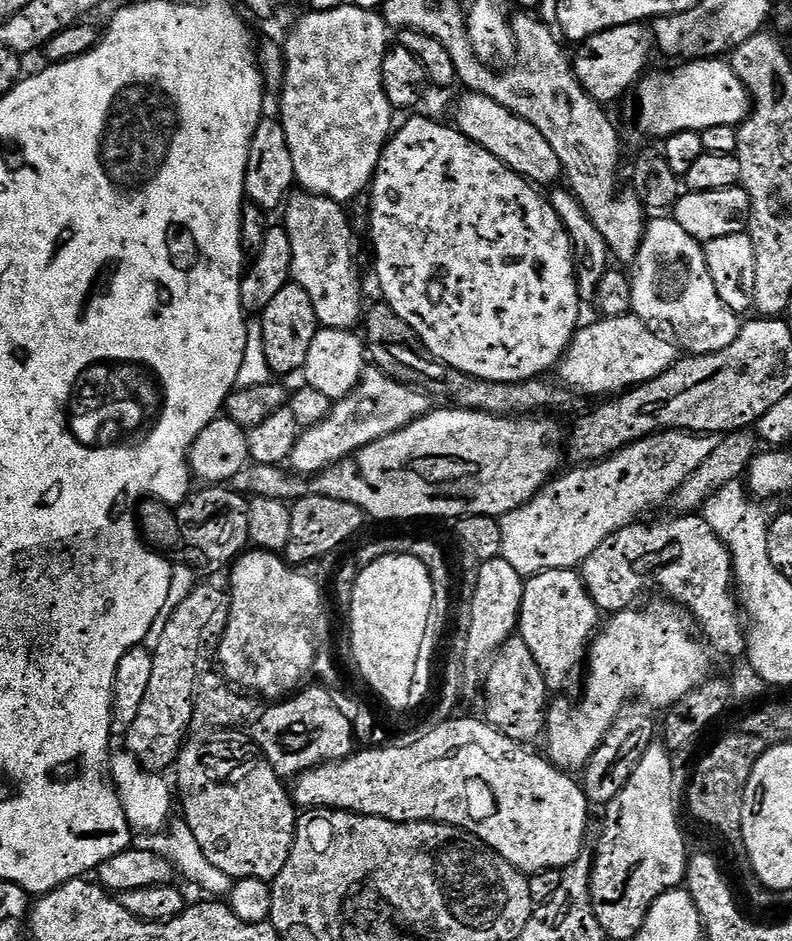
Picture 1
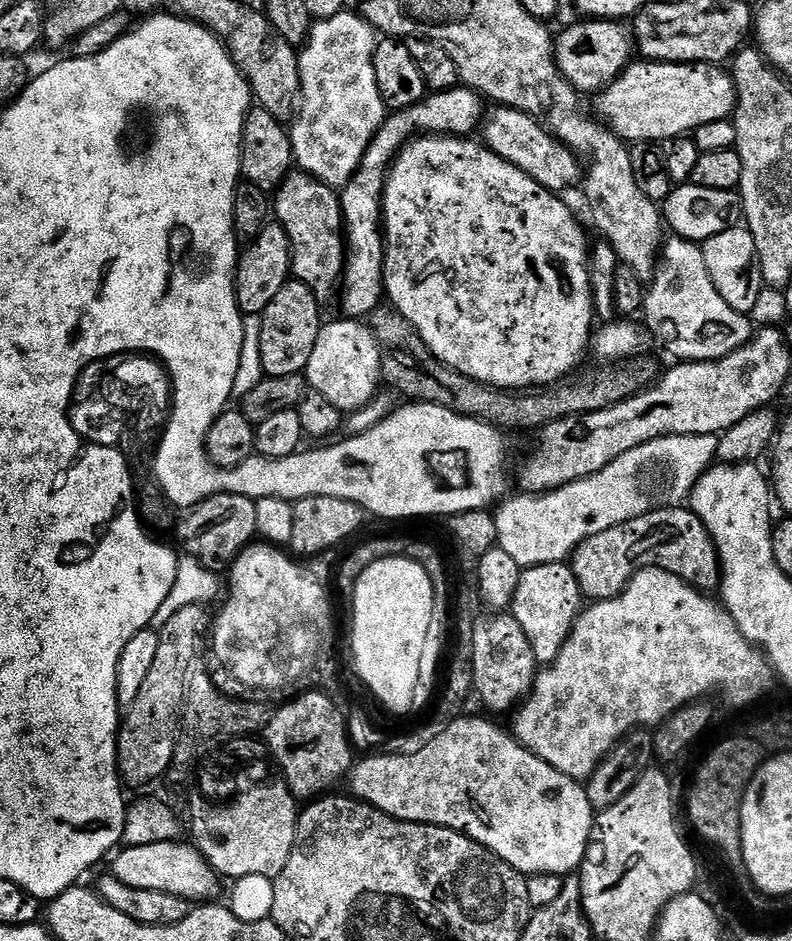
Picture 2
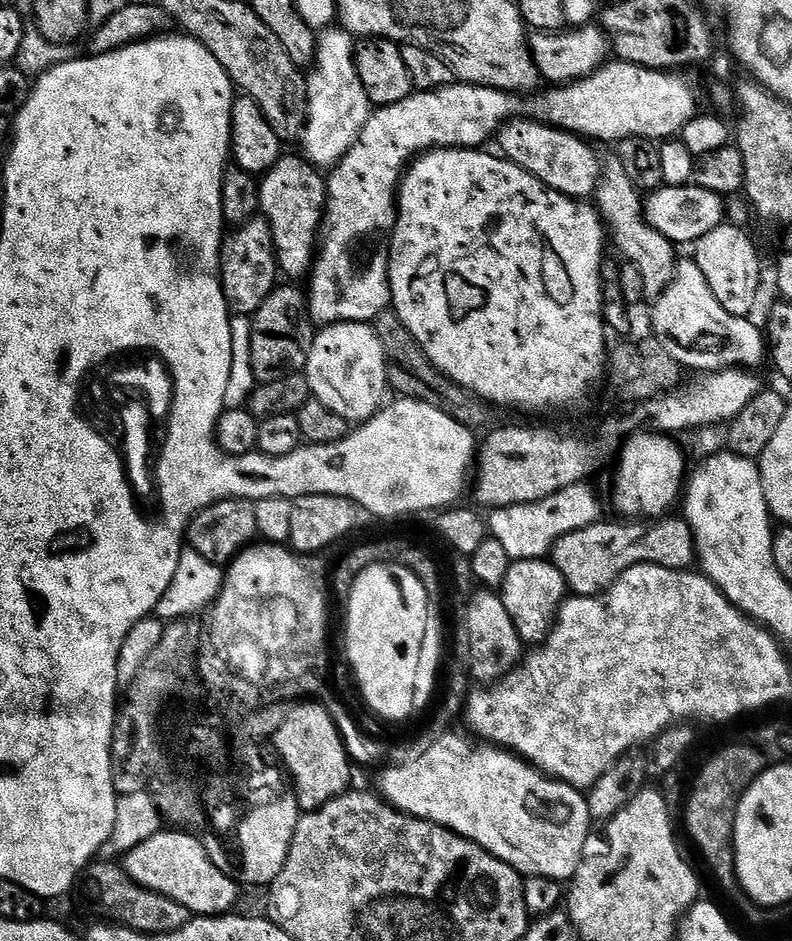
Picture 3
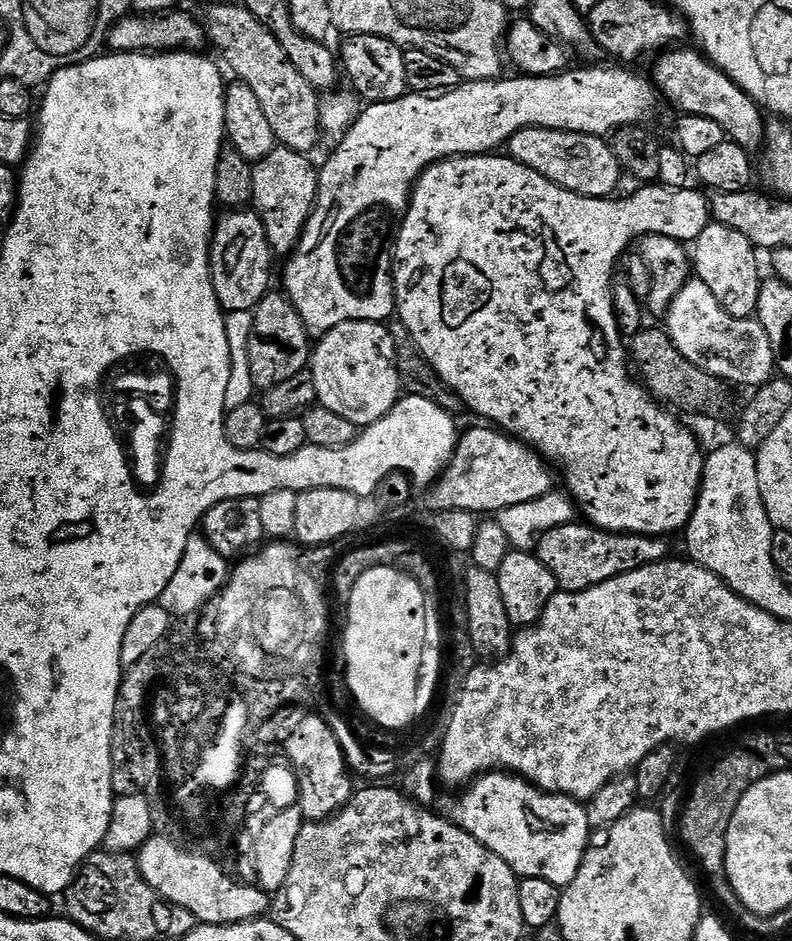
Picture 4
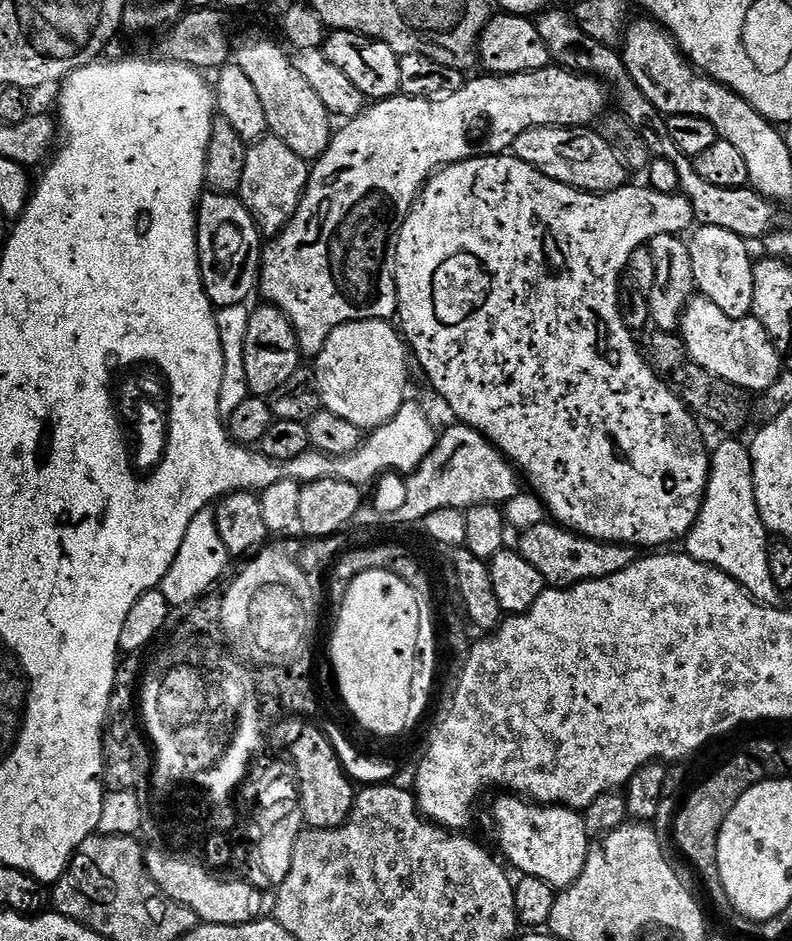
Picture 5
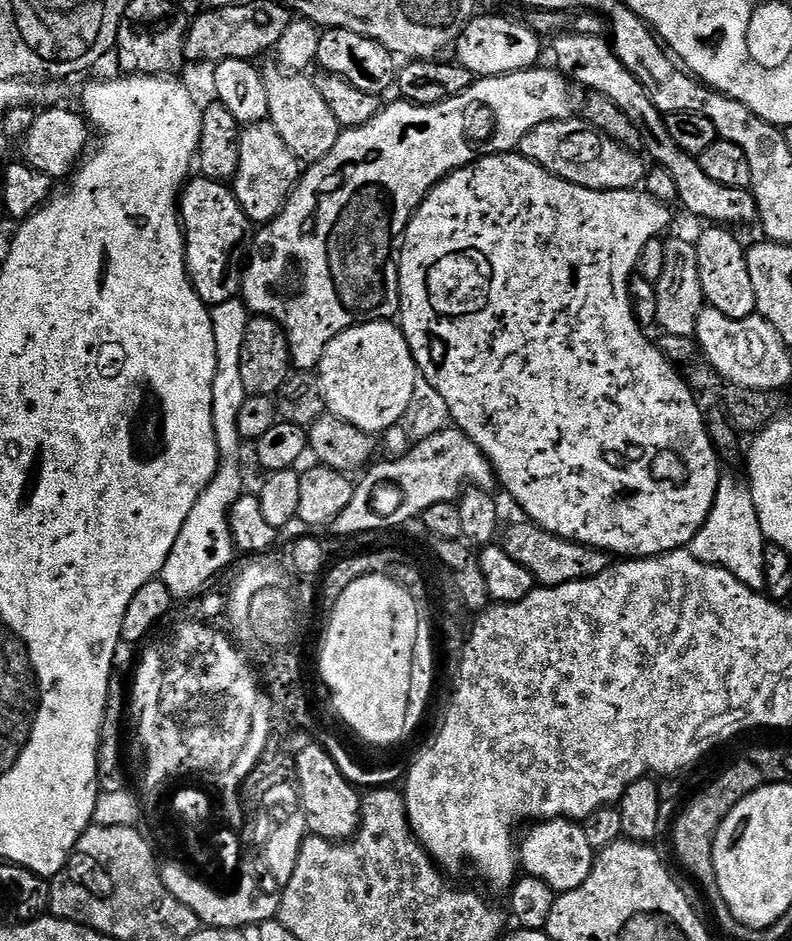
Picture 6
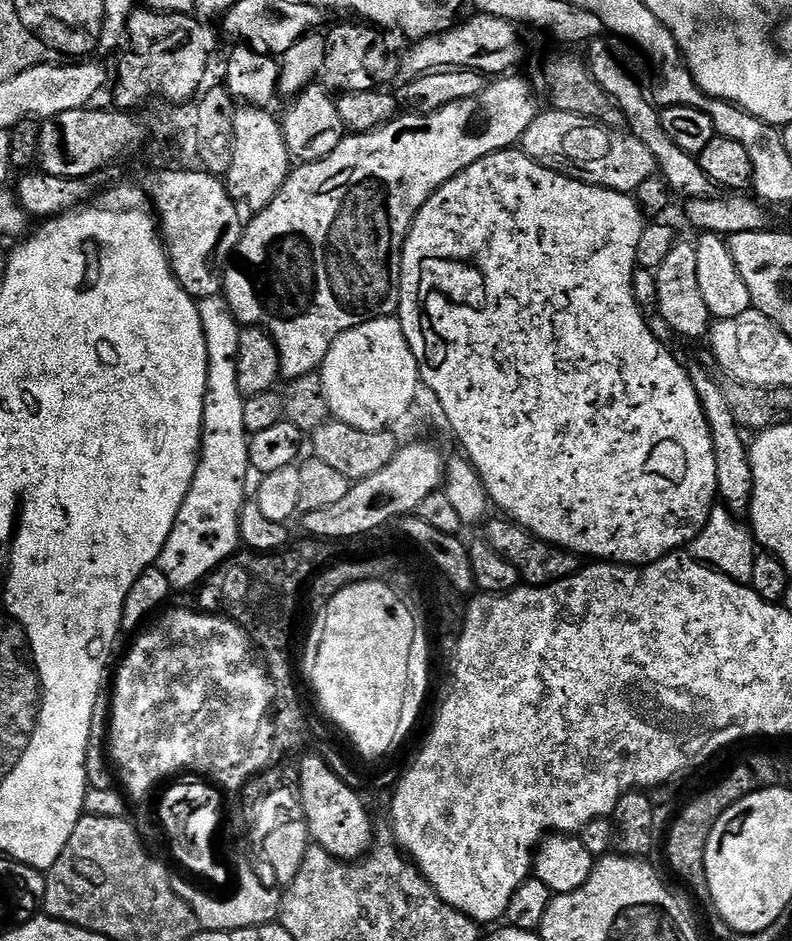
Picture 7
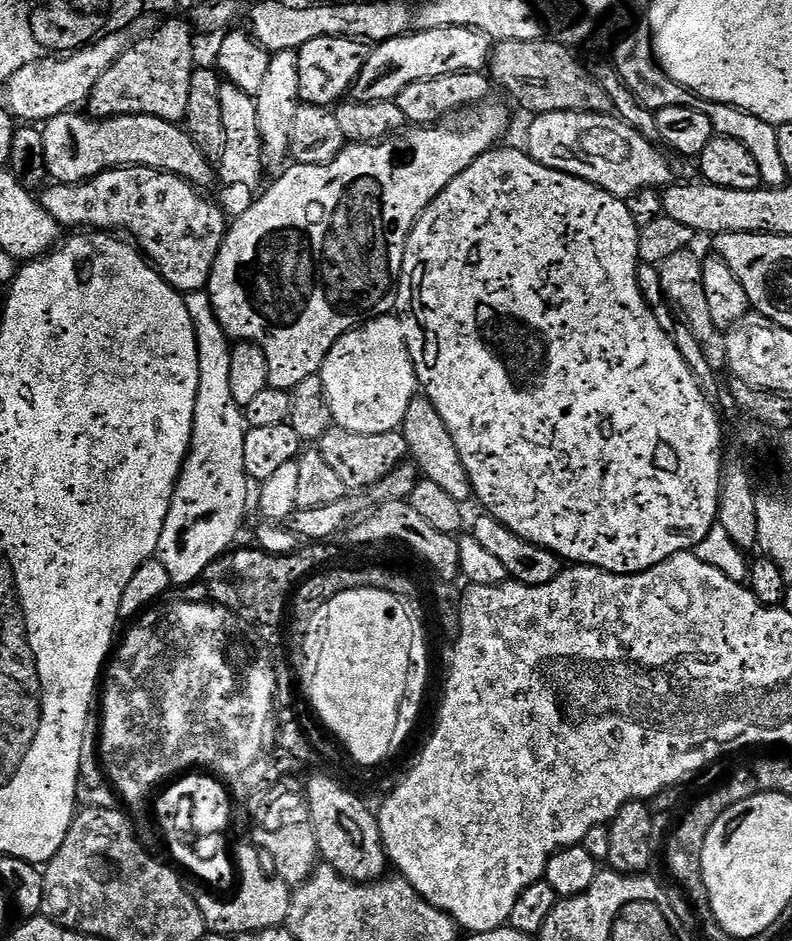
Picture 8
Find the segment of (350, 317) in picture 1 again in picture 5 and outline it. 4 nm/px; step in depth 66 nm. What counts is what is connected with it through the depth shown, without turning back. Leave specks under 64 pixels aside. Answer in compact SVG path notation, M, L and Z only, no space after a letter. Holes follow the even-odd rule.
M274 135L257 140L246 151L246 170L242 173L242 186L238 199L250 210L254 222L265 237L276 236L294 218L304 197L310 175L309 161L304 160L286 142Z

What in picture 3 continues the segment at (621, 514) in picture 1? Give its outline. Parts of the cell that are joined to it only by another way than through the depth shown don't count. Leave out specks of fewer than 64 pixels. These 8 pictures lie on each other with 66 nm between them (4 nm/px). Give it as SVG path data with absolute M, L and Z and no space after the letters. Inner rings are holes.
M575 484L538 502L493 509L488 516L489 533L505 547L513 560L538 560L547 557L558 538L599 521L600 504L589 485Z

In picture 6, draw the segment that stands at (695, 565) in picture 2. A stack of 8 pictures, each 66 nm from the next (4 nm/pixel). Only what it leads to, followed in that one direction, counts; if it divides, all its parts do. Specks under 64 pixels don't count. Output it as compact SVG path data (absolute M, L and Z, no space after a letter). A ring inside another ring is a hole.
M531 522L524 524L512 524L503 529L502 543L506 554L519 562L541 588L553 588L554 586L566 586L566 582L578 582L579 580L593 580L598 574L602 574L610 566L609 553L600 548L591 548L585 544L579 544L573 540L562 538L558 534L550 534Z

